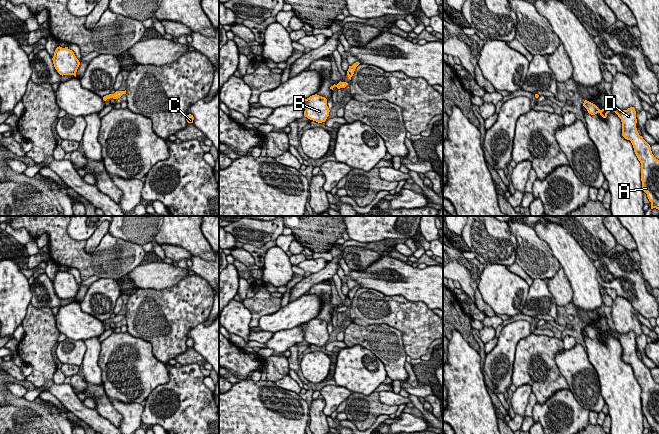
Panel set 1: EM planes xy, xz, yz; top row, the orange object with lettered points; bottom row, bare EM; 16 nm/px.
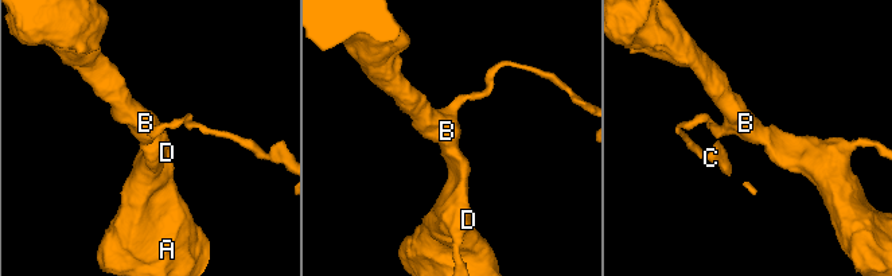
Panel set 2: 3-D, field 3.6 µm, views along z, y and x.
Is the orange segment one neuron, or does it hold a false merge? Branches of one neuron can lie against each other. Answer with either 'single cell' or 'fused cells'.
single cell

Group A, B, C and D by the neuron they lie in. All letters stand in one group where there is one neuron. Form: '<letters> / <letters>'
A B C D

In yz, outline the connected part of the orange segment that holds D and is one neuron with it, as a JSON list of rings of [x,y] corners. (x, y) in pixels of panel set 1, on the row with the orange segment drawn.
[[[585,100],[583,106],[588,113],[599,113],[603,118],[613,110],[622,122],[622,136],[630,140],[634,152],[641,163],[641,181],[643,191],[651,202],[651,209],[659,210],[659,160],[654,157],[650,145],[639,135],[636,128],[636,111],[634,107],[621,110],[616,106],[600,110],[595,104]]]

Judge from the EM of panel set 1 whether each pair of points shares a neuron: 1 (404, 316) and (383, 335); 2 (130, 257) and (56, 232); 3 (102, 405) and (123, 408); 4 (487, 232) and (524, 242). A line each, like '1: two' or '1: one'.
1: two
2: one
3: two
4: two

